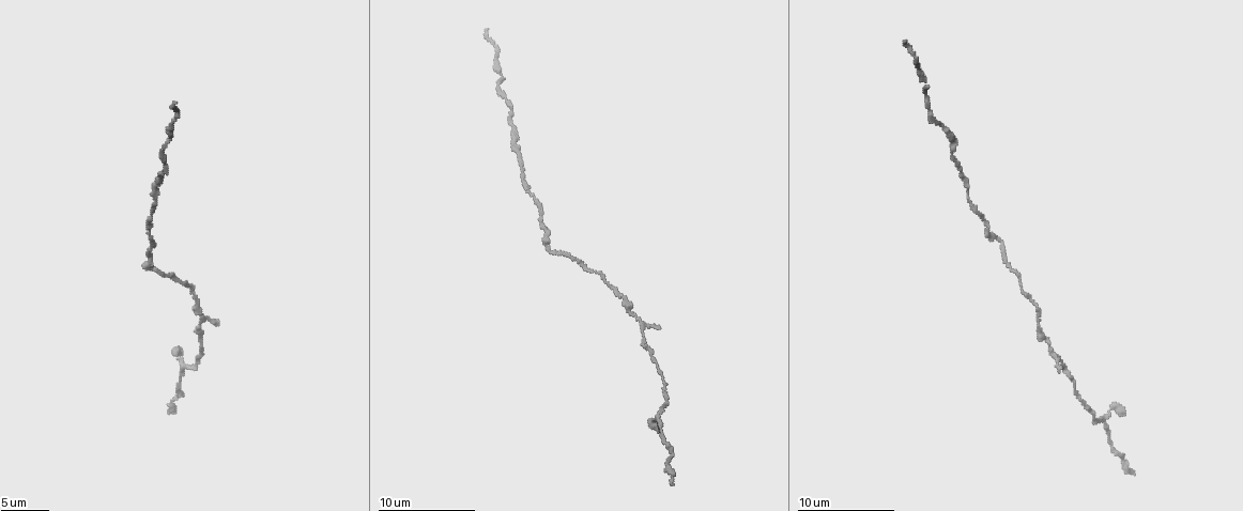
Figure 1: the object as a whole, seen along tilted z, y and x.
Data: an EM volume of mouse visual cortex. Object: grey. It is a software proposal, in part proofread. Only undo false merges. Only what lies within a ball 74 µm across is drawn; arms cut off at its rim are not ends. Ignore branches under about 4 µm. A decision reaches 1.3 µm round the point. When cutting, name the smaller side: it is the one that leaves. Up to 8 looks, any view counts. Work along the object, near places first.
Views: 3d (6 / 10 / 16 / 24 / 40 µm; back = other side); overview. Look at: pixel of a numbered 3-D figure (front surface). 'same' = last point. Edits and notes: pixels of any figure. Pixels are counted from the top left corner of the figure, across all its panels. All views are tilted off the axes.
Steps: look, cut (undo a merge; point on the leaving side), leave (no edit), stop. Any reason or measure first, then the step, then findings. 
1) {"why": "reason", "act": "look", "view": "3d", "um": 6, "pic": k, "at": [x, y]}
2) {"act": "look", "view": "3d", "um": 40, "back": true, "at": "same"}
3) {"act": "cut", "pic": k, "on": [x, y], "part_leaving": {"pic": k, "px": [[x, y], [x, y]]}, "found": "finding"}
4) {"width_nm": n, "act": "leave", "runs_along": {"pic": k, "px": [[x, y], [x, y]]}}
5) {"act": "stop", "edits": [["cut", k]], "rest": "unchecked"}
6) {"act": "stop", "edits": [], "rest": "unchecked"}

{"act": "look", "view": "3d", "um": 16, "pic": 1, "at": [566, 253]}

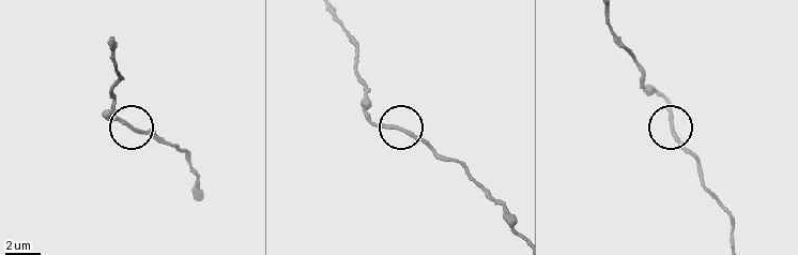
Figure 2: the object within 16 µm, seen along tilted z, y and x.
{"act": "leave", "found": "all the same neuron"}

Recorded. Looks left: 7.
{"why": "calibre changes", "act": "look", "view": "3d", "um": 10, "pic": 1, "at": [530, 193]}

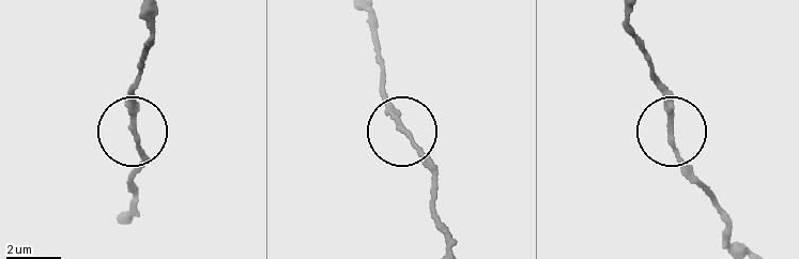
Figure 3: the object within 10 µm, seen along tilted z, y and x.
{"act": "leave", "runs_along": {"pic": 3, "px": [[449, 245], [426, 165], [404, 133], [385, 82]]}, "found": "all the same neuron"}

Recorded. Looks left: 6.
{"why": "thick turns thin", "act": "look", "view": "3d", "um": 10, "pic": 1, "at": [512, 135]}

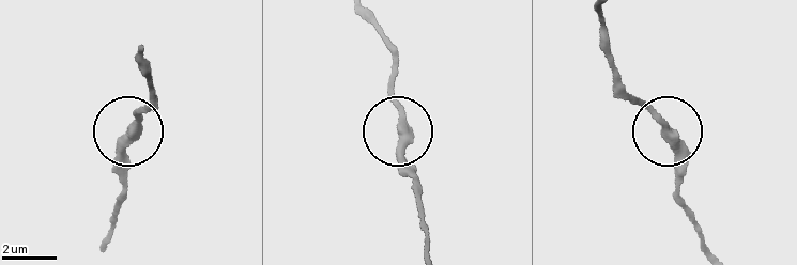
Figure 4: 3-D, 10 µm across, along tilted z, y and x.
{"act": "leave", "found": "all the same neuron"}

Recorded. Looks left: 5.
{"act": "look", "view": "3d", "um": 16, "pic": 1, "at": [927, 88]}

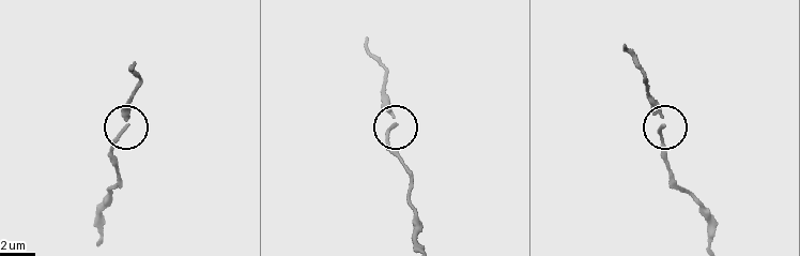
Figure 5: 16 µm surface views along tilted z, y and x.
{"act": "leave", "runs_along": {"pic": 5, "px": [[708, 243], [708, 211], [675, 180], [648, 87]]}, "found": "continuous, no second neuron"}

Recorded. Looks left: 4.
{"act": "stop", "edits": [], "rest": "unchecked"}

